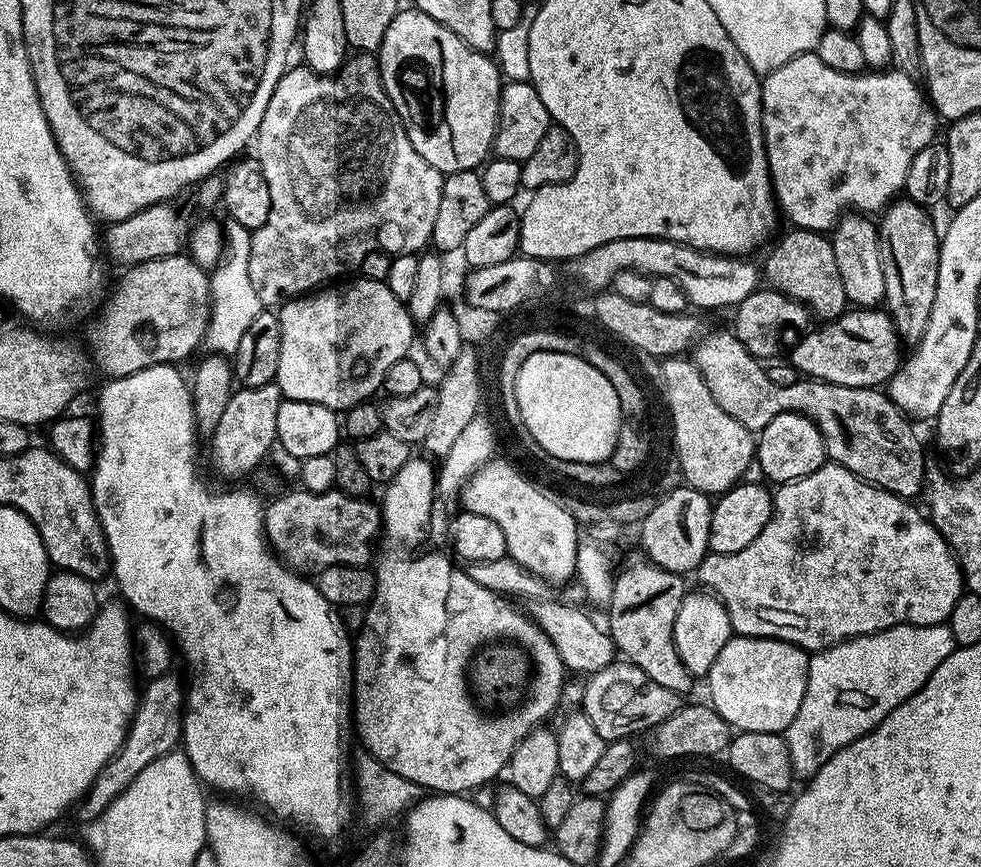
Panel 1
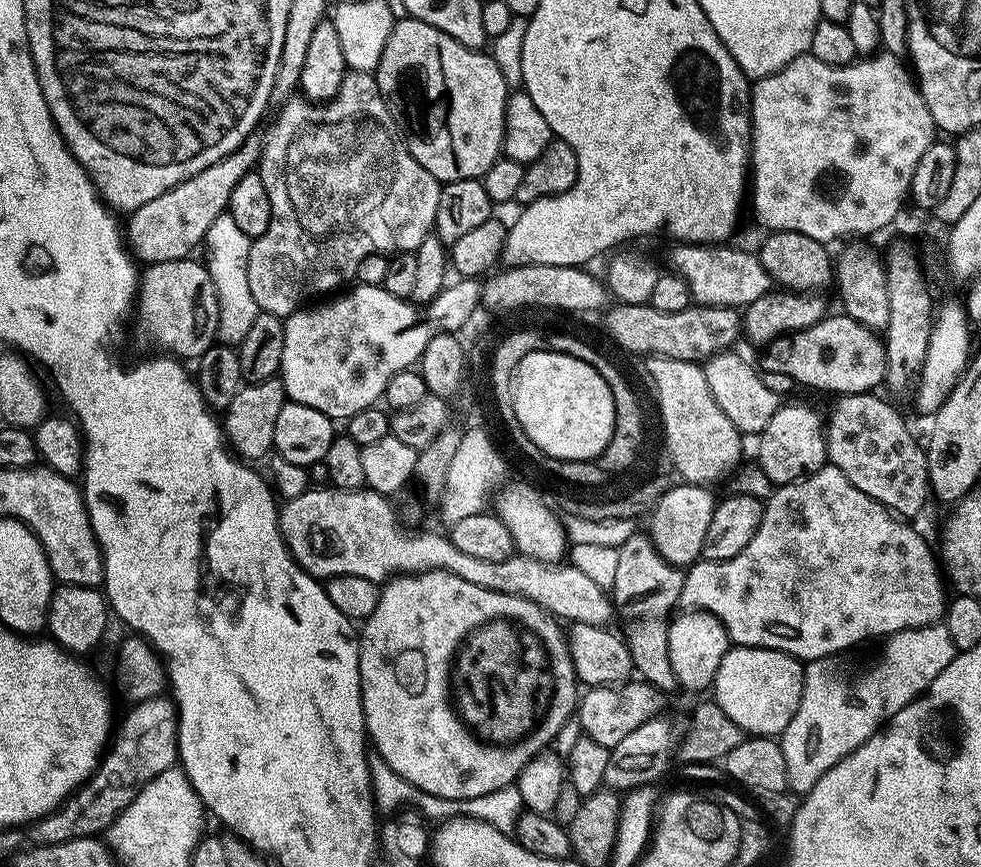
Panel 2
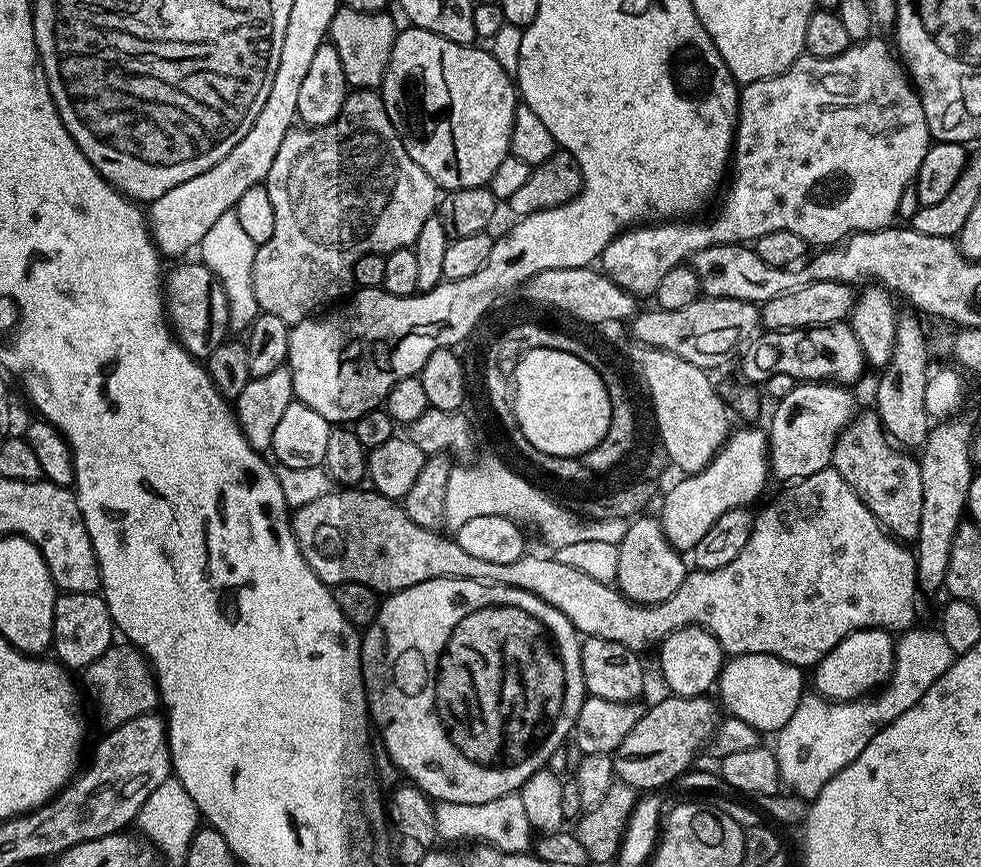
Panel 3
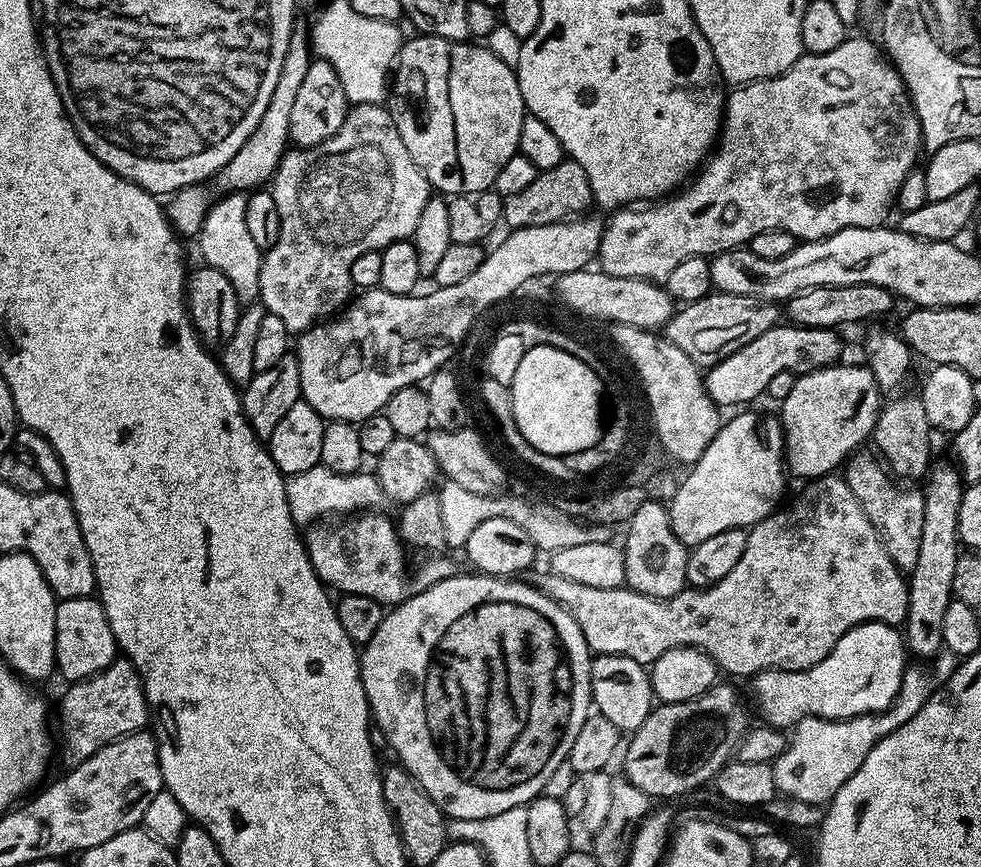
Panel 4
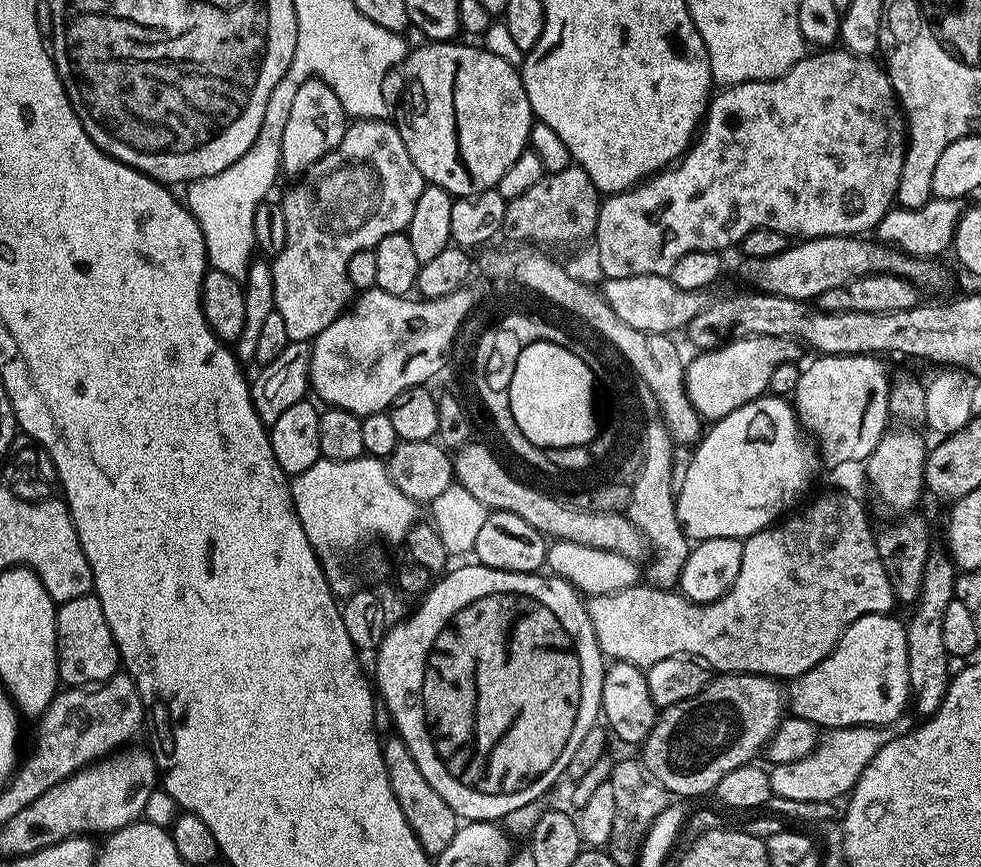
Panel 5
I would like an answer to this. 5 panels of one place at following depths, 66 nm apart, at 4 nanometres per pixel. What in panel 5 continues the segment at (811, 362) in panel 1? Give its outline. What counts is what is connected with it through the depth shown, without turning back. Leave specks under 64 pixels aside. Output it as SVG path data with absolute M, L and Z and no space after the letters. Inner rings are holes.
M747 336L741 340L729 340L721 348L701 351L692 361L690 359L687 361L684 373L684 385L694 410L705 421L715 422L726 414L746 406L751 400L756 400L768 392L770 373L777 366L782 366L782 362L787 360L799 361L801 359L800 351L802 351L801 345L790 336Z

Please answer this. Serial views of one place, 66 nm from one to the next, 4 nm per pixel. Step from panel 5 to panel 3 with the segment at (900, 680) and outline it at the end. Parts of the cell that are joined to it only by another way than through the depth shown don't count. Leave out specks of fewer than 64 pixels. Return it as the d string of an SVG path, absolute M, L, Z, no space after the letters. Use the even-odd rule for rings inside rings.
M863 628L861 632L851 632L842 643L834 646L834 650L820 661L818 665L820 673L816 676L817 682L820 683L819 691L833 702L867 697L869 694L875 693L881 686L887 685L889 678L892 677L892 667L895 661L896 640L891 631L883 628ZM748 654L731 657L720 672L719 699L731 715L754 726L761 734L779 733L790 722L794 710L798 710L806 695L804 676L795 664L788 664L770 654Z

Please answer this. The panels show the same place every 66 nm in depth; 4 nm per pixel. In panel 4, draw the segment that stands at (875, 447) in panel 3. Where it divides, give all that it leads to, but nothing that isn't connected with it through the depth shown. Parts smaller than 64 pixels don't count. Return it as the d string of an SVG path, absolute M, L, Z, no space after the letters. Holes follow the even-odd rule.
M868 450L857 451L847 461L842 472L844 481L862 506L866 518L870 518L870 522L876 527L884 542L884 548L896 563L896 567L905 574L911 573L918 562L918 550L922 546L924 493L919 487L905 486L897 482L887 467L871 451L870 453L864 451Z

